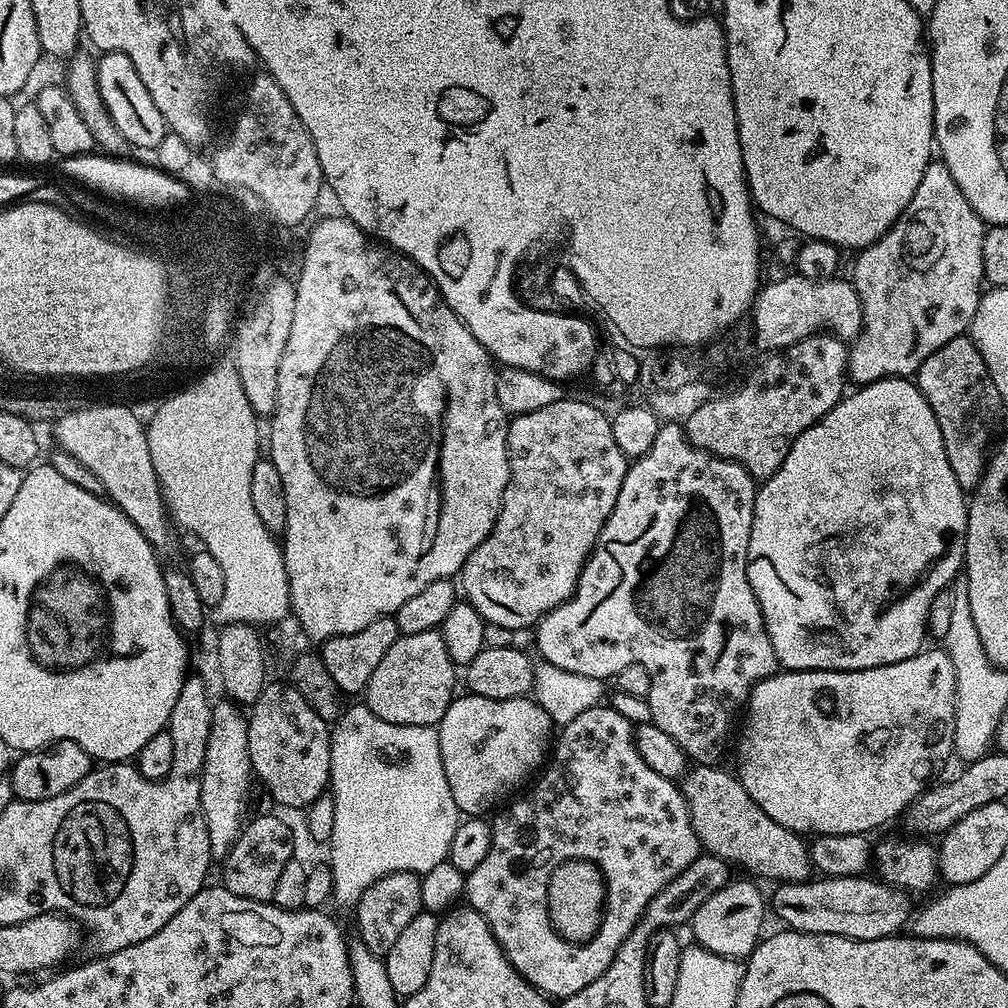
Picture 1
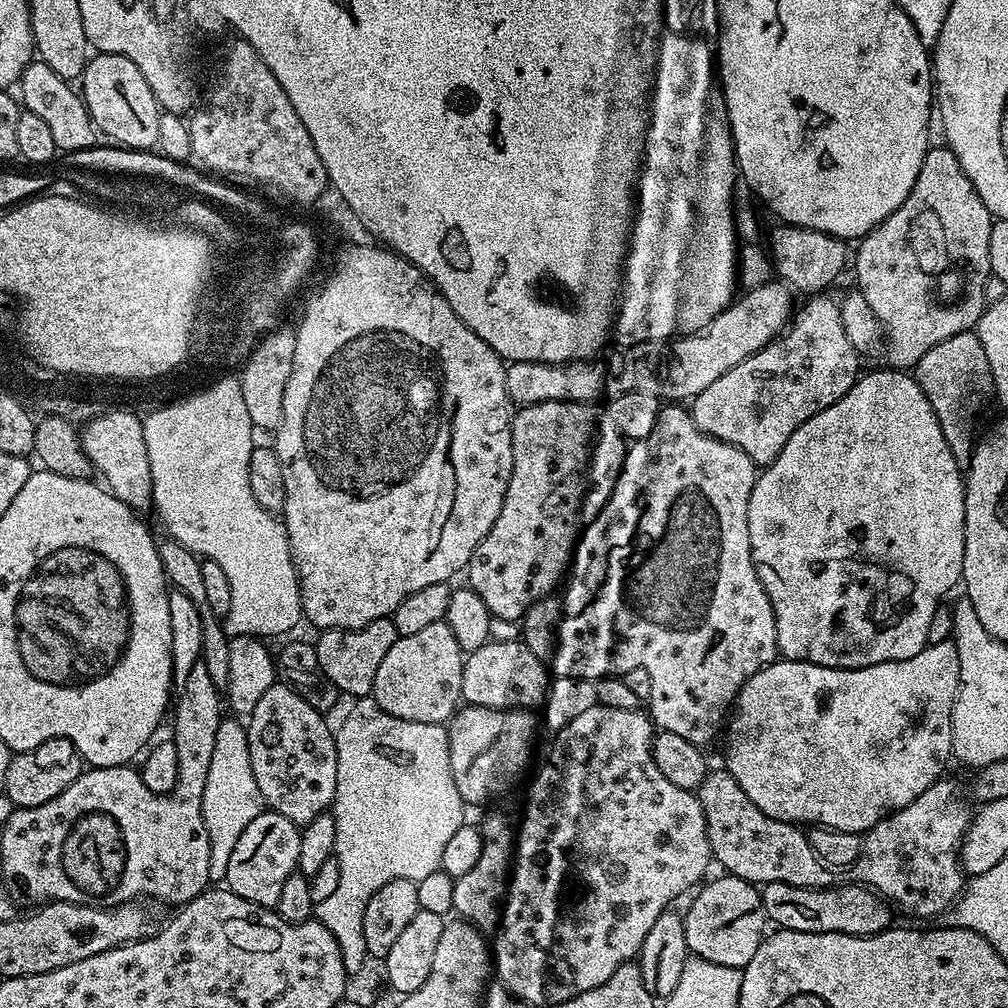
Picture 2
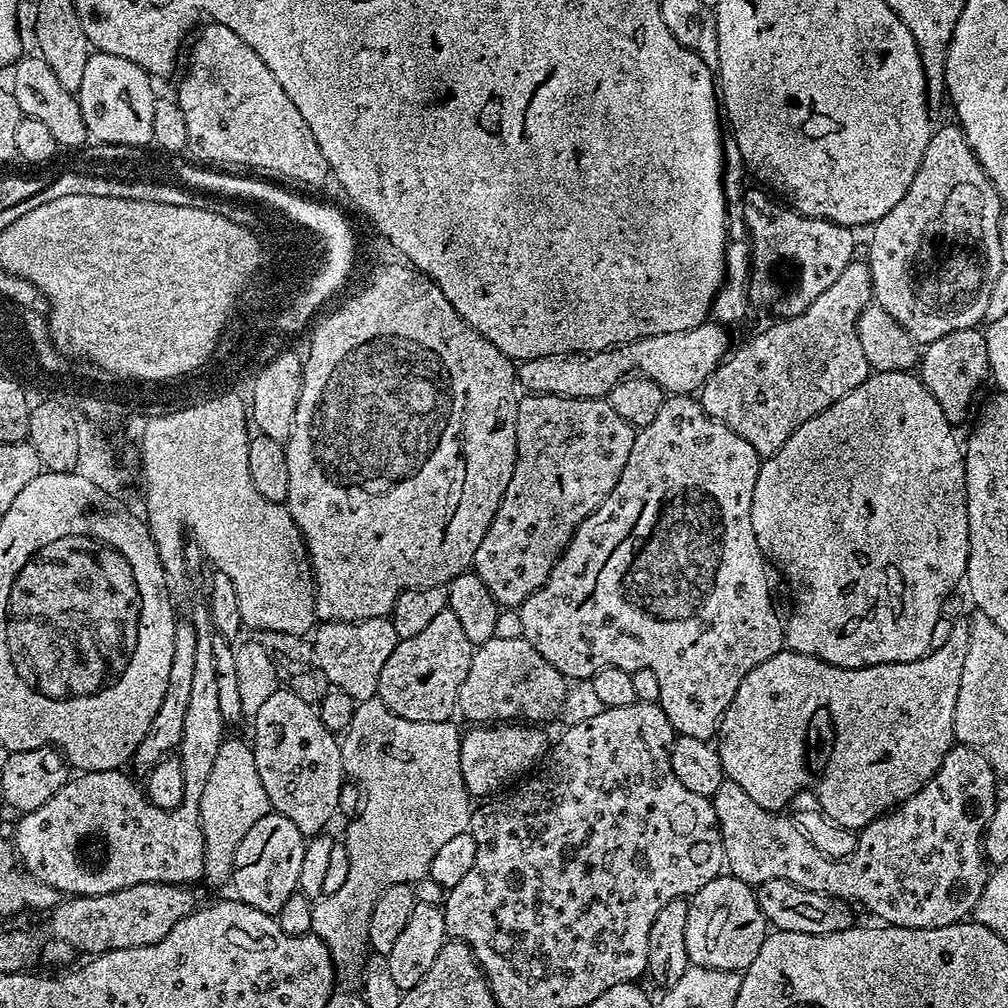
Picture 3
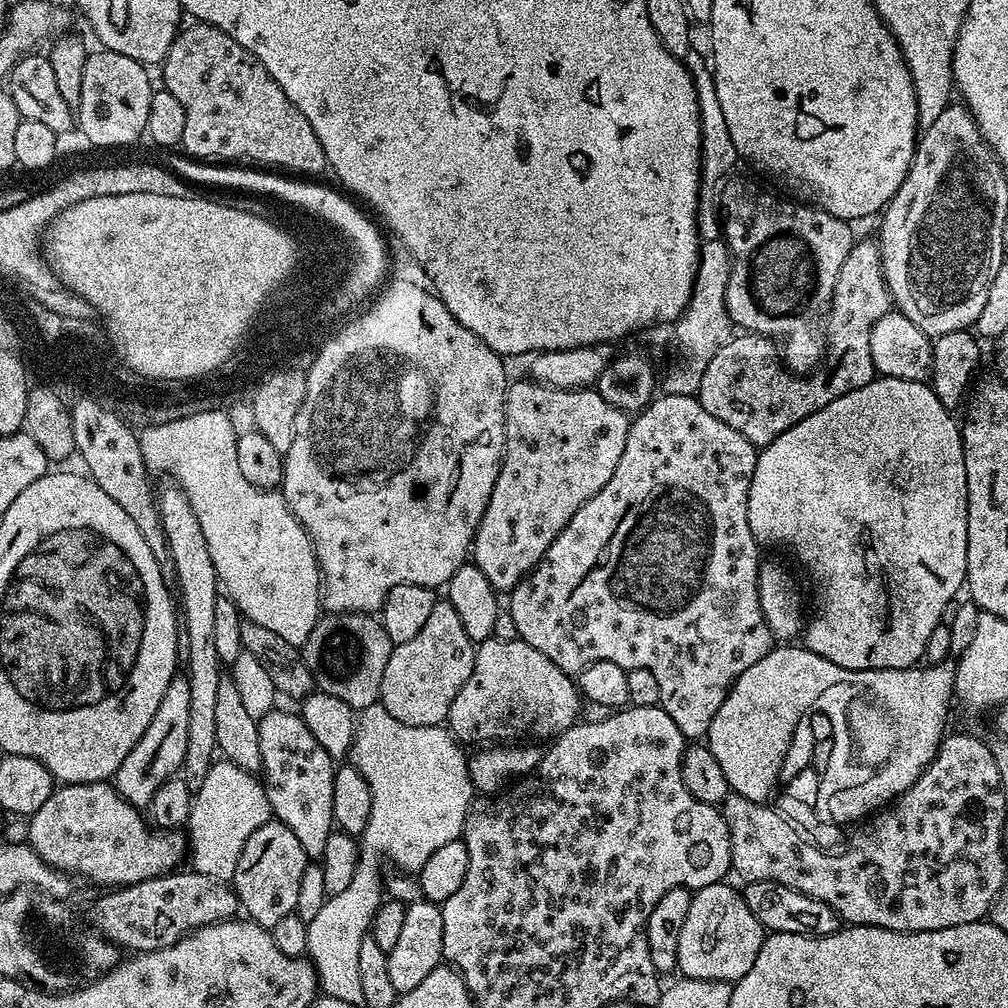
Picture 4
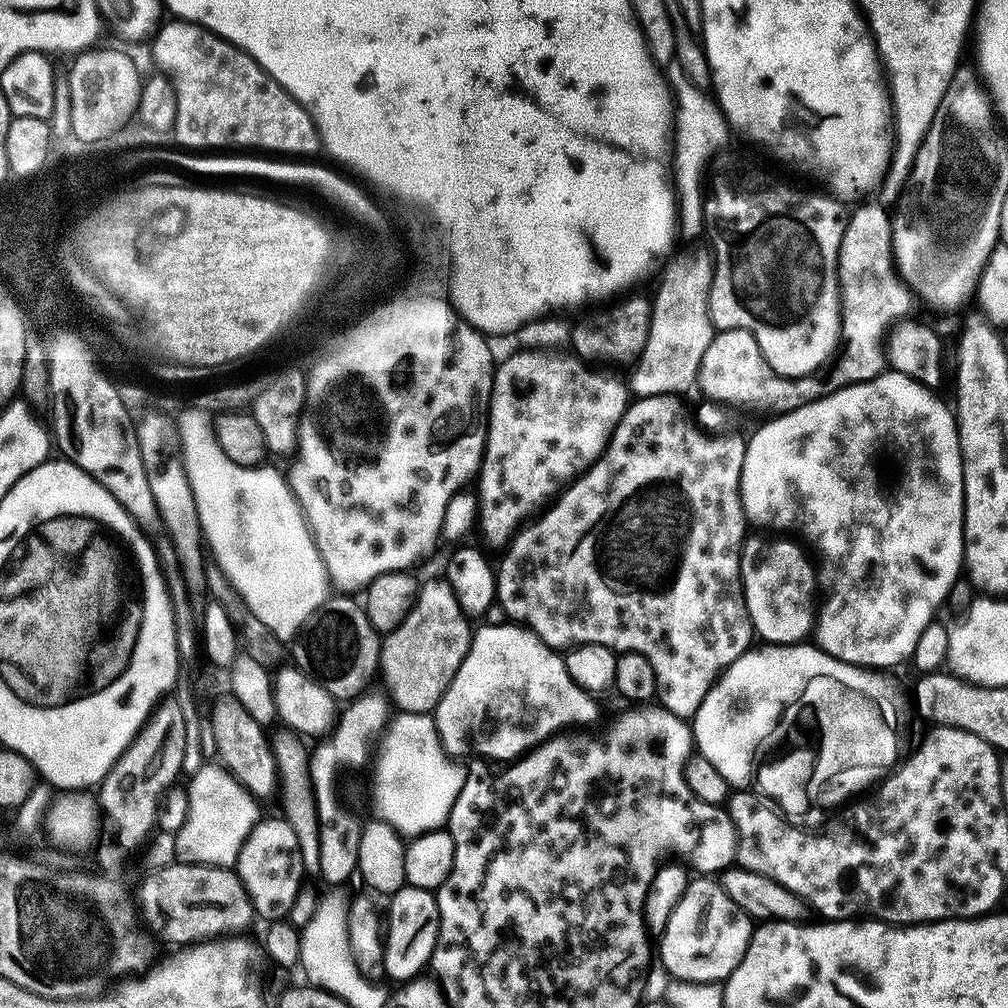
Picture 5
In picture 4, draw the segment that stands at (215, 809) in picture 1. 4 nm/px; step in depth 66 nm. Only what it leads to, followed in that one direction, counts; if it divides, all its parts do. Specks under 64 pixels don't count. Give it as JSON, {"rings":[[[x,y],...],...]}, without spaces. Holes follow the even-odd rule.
{"rings":[[[223,758],[213,763],[197,788],[200,789],[197,792],[195,789],[192,796],[192,809],[186,825],[191,871],[211,880],[231,881],[241,848],[250,834],[273,819],[271,804],[263,783],[253,773]]]}

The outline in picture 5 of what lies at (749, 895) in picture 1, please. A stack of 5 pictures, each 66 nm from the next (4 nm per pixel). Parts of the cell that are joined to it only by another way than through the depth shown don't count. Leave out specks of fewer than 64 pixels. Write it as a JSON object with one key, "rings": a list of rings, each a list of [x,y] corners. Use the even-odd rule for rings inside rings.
{"rings":[[[696,878],[689,883],[678,906],[670,914],[668,925],[659,937],[658,960],[664,963],[673,981],[686,980],[689,984],[714,984],[723,982],[742,962],[752,942],[754,921],[740,909],[724,892],[723,883],[716,884],[712,878]]]}

